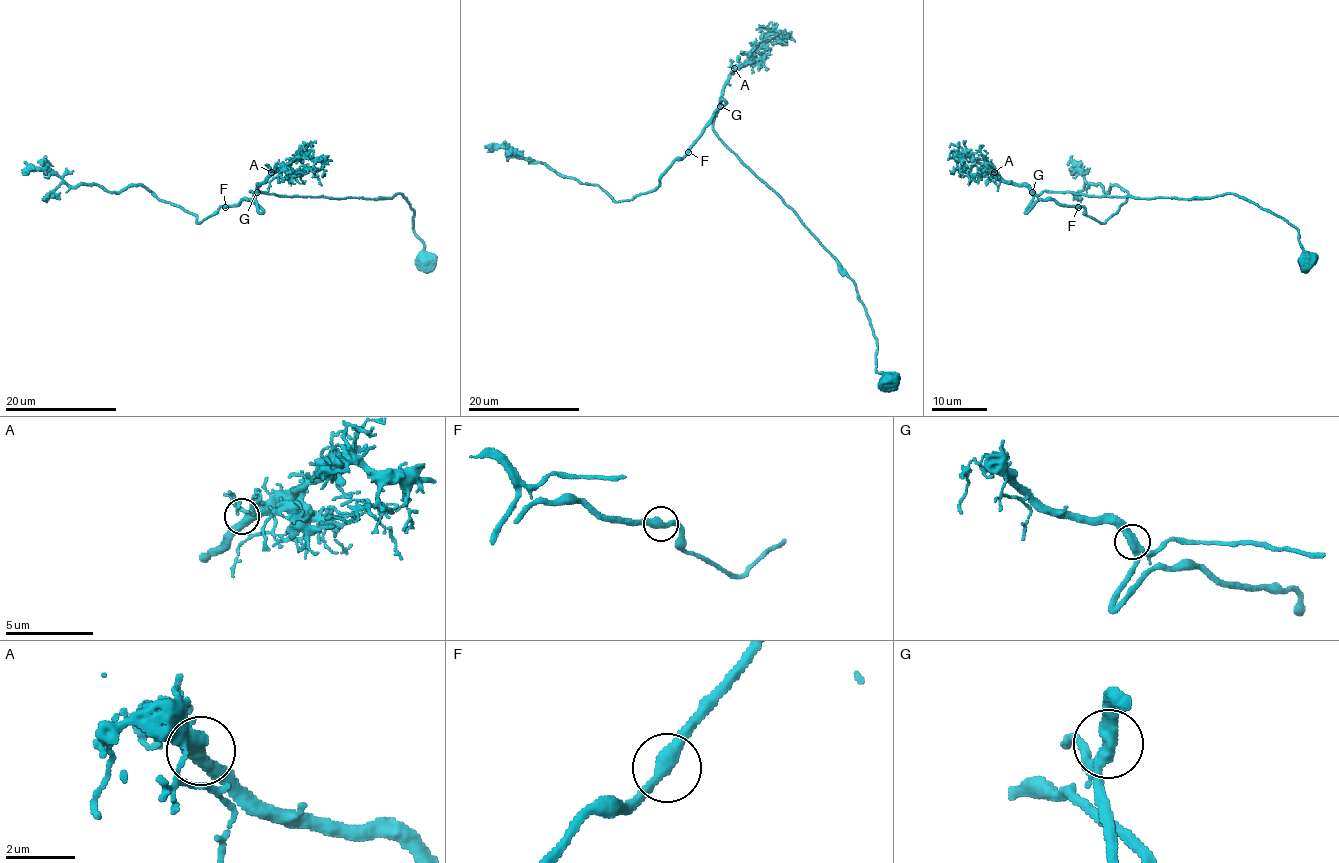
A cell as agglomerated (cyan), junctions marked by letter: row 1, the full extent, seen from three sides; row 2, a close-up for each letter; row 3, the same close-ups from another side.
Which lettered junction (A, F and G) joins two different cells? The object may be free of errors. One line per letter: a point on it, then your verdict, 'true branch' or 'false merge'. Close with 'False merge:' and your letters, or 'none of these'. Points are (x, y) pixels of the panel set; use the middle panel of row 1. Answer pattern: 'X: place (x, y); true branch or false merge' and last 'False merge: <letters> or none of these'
A: place (734, 68); true branch
F: place (688, 152); true branch
G: place (720, 106); true branch
False merge: none of these

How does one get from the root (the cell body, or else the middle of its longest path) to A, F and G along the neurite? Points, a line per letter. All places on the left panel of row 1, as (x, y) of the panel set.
A: (426, 259), (430, 255), (413, 230), (414, 212), (401, 194), (325, 198), (251, 193), (271, 172)
F: (426, 259), (430, 255), (413, 230), (414, 212), (401, 194), (325, 198), (250, 191), (250, 200), (225, 207)
G: (426, 259), (430, 255), (413, 230), (414, 212), (401, 194), (325, 198), (257, 191)

